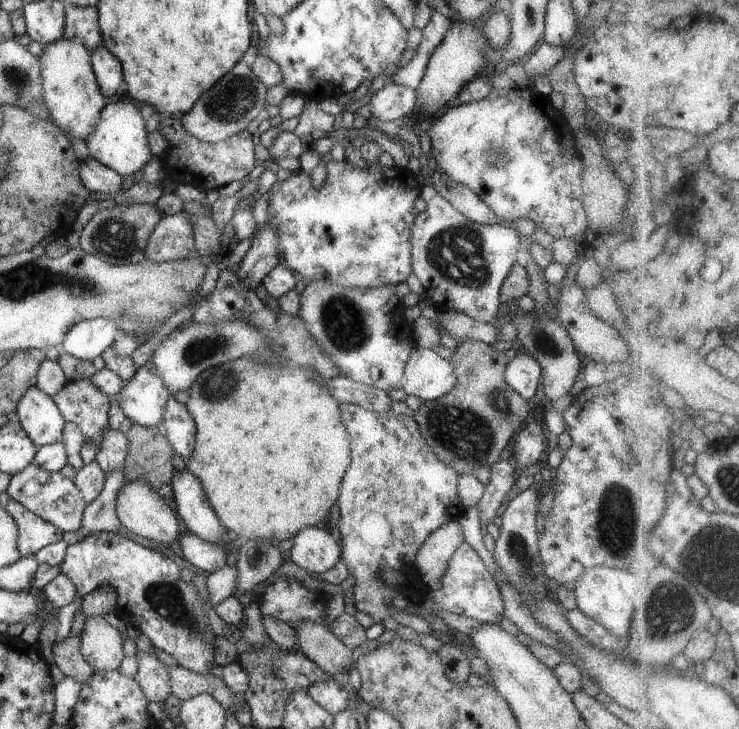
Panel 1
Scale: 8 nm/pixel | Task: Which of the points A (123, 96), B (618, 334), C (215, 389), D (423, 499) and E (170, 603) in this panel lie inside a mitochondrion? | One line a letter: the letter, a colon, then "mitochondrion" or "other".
A: other
B: other
C: mitochondrion
D: other
E: mitochondrion

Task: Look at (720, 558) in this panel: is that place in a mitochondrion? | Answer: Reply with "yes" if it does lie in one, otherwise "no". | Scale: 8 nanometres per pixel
yes

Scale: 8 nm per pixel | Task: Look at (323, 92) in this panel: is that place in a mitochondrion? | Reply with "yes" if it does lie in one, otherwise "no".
no

